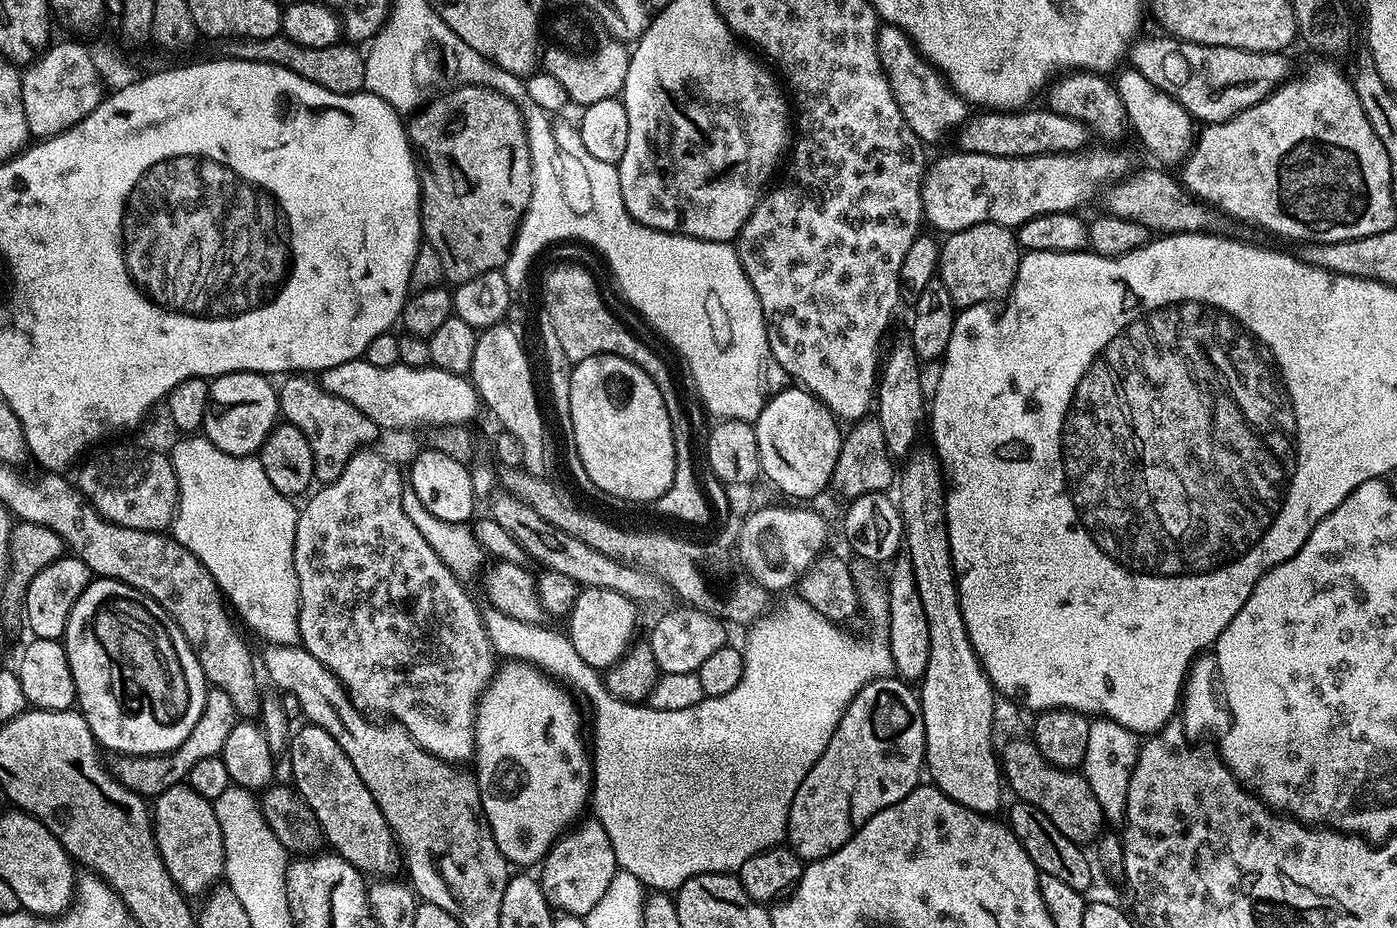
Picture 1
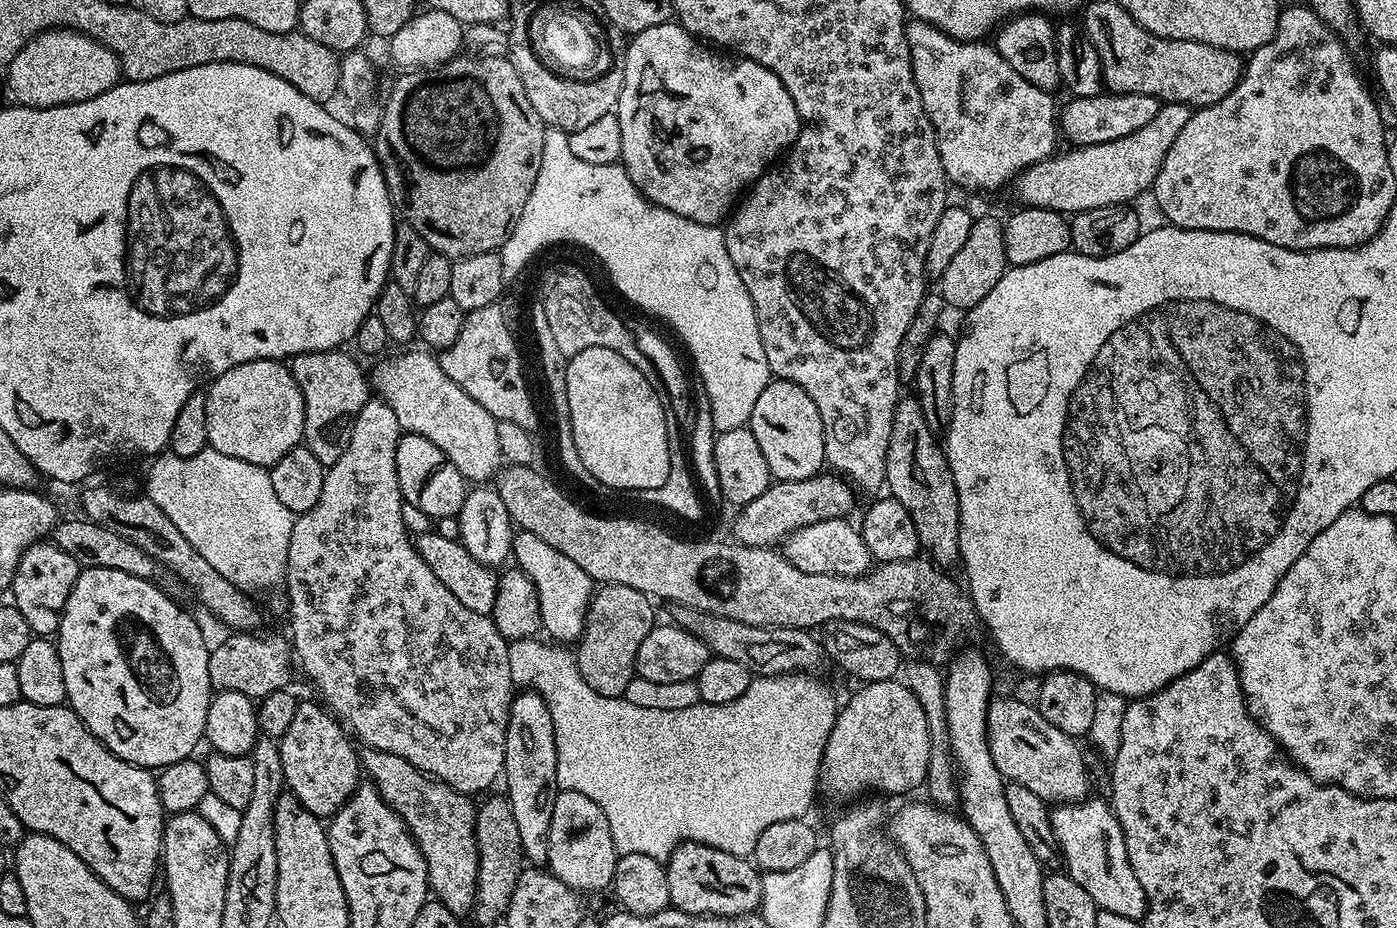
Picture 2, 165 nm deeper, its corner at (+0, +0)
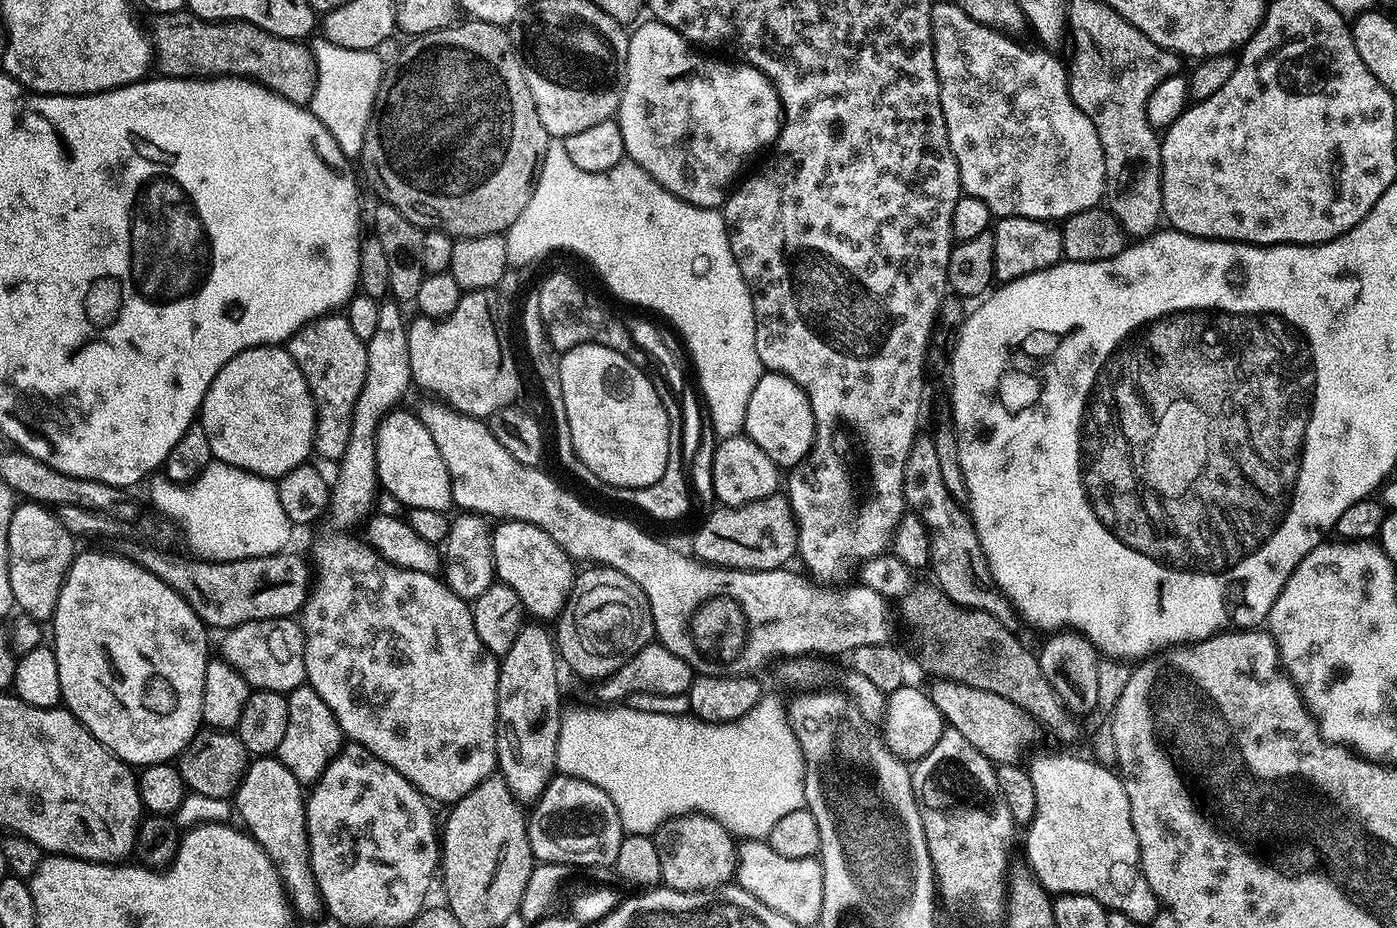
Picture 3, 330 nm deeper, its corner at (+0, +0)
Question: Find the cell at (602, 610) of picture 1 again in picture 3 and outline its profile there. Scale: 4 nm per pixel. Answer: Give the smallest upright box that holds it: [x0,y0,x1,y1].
[491,520,574,622]

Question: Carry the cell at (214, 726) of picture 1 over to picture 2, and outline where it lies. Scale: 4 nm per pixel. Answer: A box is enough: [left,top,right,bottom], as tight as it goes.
[208,632,290,698]

